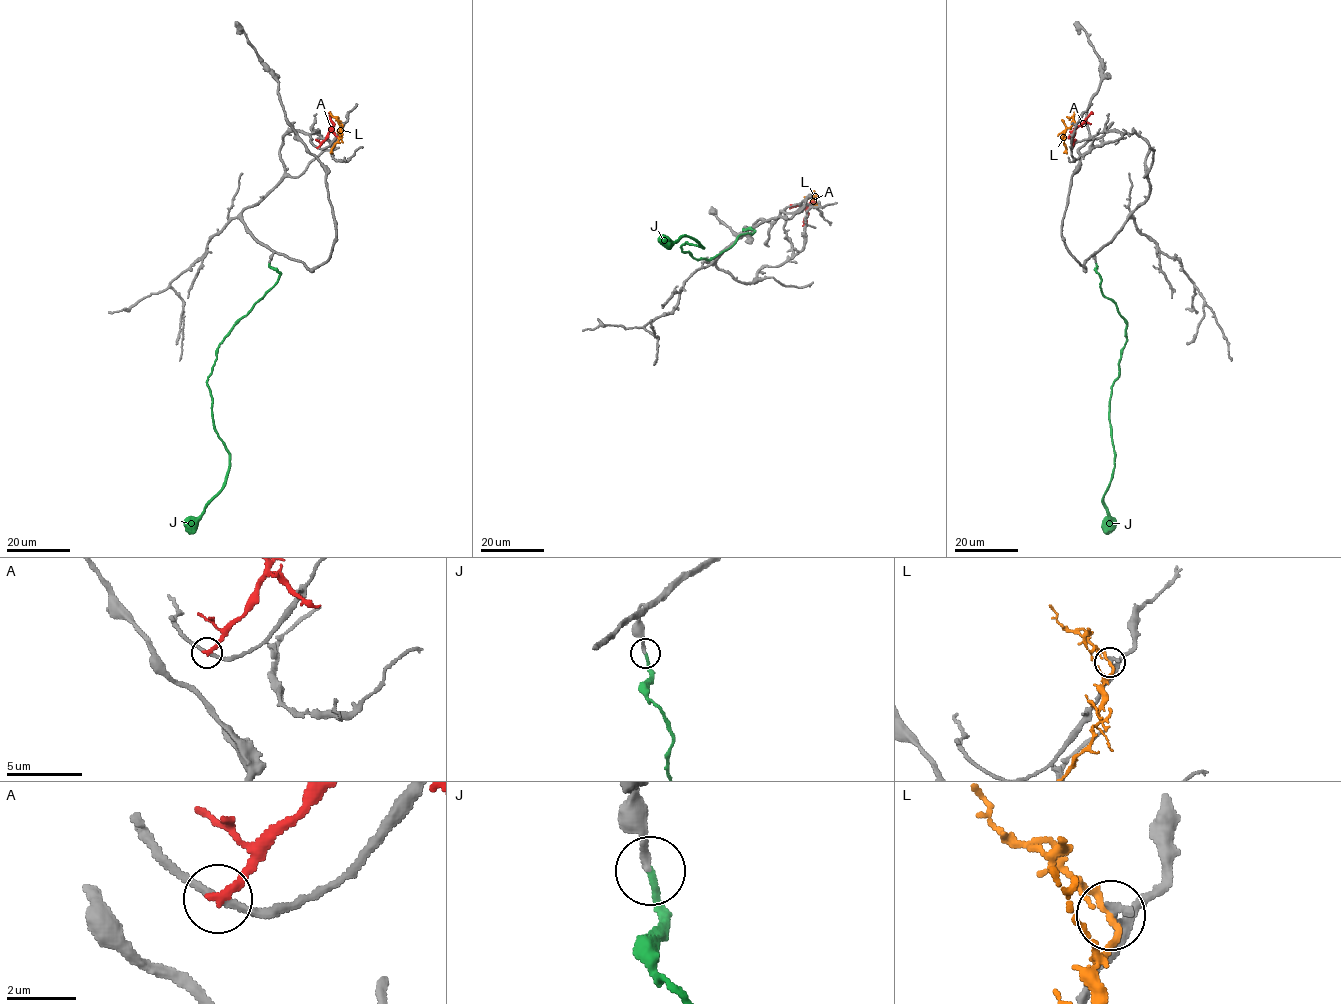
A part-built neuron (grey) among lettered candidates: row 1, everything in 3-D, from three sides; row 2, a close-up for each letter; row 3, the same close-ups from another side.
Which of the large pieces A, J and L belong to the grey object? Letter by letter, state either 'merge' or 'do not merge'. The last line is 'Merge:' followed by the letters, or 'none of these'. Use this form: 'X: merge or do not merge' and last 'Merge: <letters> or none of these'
A: do not merge
J: merge
L: do not merge
Merge: J

